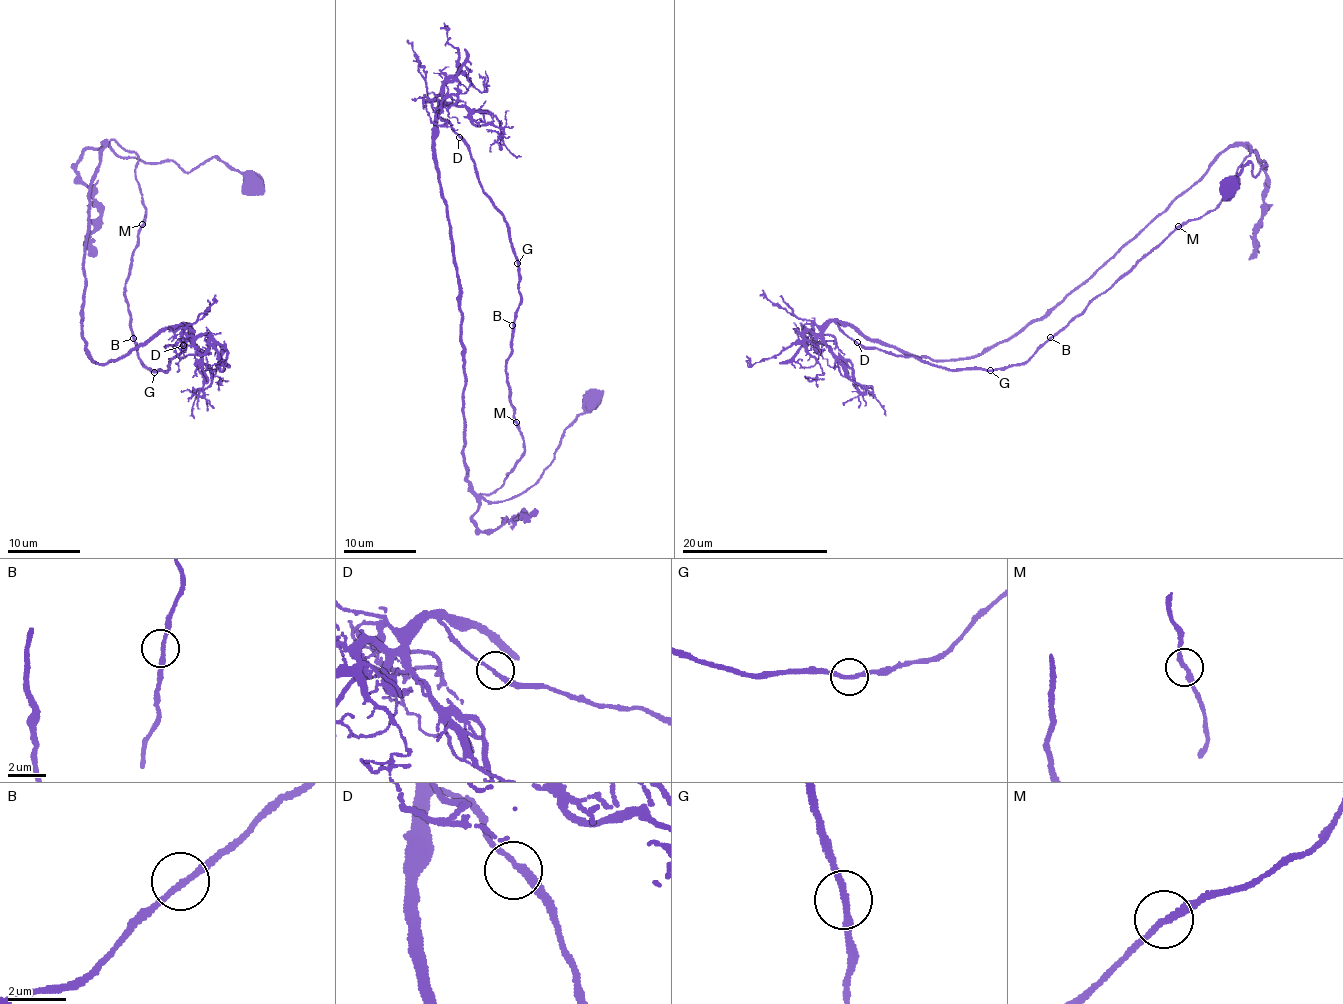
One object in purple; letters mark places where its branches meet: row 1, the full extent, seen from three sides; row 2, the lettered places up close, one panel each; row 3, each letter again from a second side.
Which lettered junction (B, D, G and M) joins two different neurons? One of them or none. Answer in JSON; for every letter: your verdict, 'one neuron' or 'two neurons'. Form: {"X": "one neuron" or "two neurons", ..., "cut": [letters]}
{"B": "one neuron", "D": "one neuron", "G": "one neuron", "M": "one neuron", "cut": []}

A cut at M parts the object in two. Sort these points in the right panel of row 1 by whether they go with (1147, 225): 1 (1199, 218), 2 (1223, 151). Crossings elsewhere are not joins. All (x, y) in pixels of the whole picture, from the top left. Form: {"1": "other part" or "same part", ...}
{"1": "other part", "2": "same part"}

